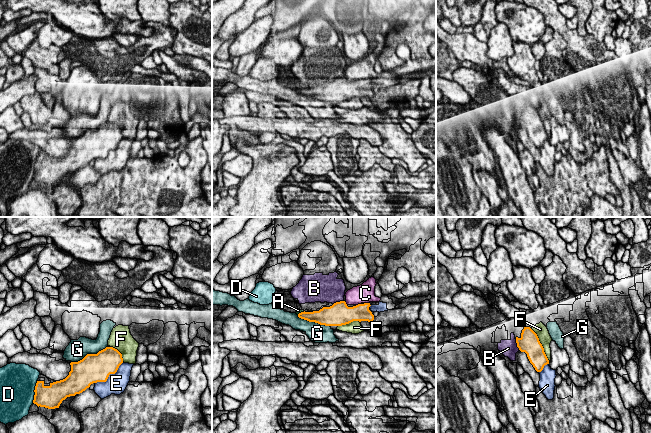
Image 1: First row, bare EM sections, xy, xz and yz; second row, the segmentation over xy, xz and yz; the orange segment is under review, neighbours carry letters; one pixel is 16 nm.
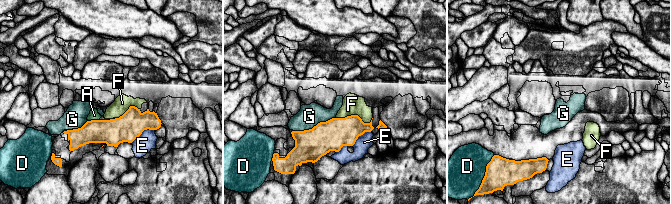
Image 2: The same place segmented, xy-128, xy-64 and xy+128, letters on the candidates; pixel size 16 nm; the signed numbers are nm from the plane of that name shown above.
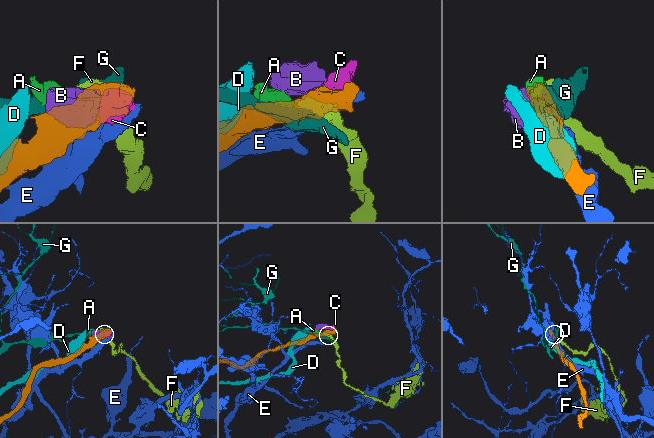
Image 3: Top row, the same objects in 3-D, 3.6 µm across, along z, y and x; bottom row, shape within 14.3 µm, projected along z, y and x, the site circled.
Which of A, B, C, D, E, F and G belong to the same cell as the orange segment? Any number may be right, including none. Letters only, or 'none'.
none

